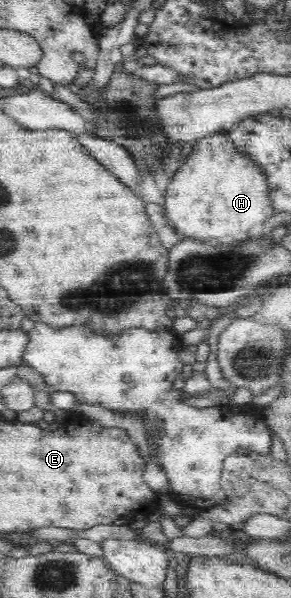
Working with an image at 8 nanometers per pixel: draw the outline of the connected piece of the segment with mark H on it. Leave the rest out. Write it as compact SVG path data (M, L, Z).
M219 131L195 141L192 153L175 172L163 194L165 219L183 237L201 241L231 240L258 231L273 215L265 173L249 160L247 154L237 152L225 132Z

